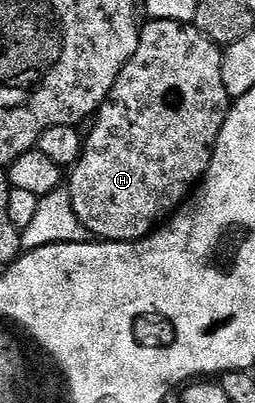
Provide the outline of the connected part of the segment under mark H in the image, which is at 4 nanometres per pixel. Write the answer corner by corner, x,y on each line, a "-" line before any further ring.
149,20
146,25
141,28
139,46
135,50
131,62
127,62
127,66
123,66
111,94
97,109
95,119
92,121
92,124
94,123
93,129
90,130
89,136
87,132
81,145
81,156
77,159
77,163
72,165
67,176
67,191
71,198
71,206
75,210
75,218
79,218
79,222
87,229
90,237
101,242
107,240
114,240
115,242
142,240
145,236
150,235
158,225
168,220
189,199
195,185
204,177
205,171
209,168
209,163
213,157
213,148
217,144
219,134
223,130
223,122
231,107
227,90
223,90
222,49
218,45
212,44
192,24
180,24
170,20

